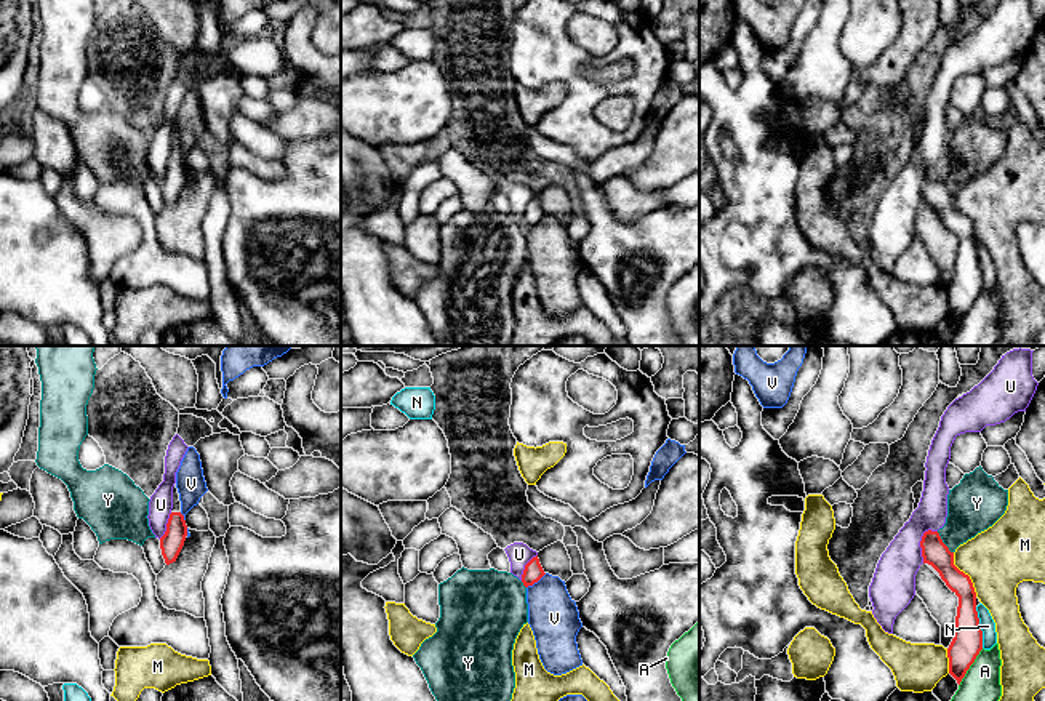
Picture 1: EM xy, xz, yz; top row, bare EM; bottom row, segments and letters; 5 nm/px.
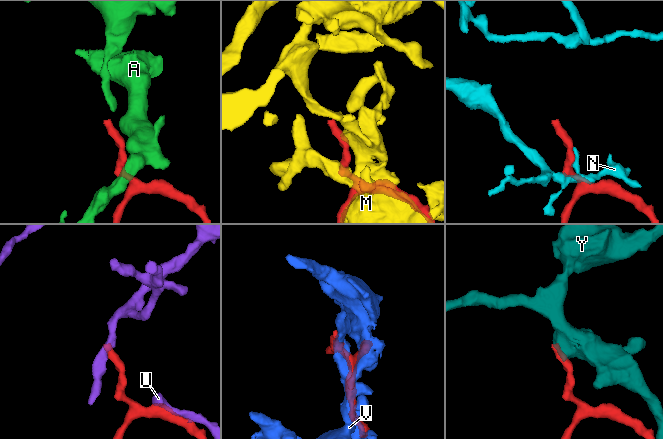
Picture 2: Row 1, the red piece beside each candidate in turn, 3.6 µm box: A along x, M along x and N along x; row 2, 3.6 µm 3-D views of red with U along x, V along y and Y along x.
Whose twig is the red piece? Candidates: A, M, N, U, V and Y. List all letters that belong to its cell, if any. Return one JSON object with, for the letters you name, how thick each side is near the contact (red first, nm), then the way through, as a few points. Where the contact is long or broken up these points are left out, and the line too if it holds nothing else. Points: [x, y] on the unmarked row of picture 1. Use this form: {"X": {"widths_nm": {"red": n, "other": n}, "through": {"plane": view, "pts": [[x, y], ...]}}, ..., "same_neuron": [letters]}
{"same_neuron": []}

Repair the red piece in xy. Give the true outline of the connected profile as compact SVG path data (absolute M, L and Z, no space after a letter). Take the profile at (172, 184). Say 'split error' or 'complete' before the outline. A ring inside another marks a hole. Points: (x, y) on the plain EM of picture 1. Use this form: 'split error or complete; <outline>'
split error; M176 125L173 128L173 150L166 165L166 173L160 179L160 190L165 200L165 205L170 206L176 203L184 182L187 178L187 166L184 157L181 155L181 142Z

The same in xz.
complete; M538 197L533 198L527 206L525 206L525 211L523 211L523 216L522 216L522 224L525 229L528 227L533 227L535 224L538 224L543 218L544 218L544 211L539 205L539 200Z

